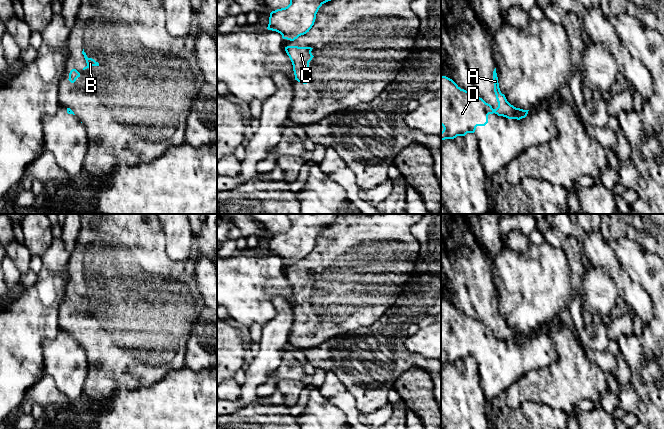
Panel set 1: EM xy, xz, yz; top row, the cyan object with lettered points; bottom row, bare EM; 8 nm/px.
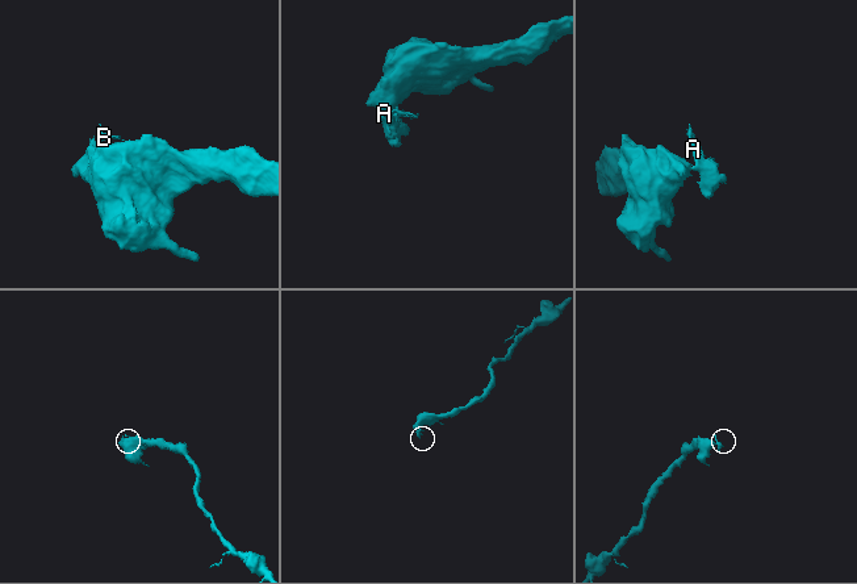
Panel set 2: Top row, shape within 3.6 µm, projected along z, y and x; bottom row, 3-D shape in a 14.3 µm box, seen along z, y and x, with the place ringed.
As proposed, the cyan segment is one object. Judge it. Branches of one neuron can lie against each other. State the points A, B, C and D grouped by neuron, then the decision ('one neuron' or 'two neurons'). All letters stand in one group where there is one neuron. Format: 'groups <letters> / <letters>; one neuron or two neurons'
groups A B C / D; two neurons

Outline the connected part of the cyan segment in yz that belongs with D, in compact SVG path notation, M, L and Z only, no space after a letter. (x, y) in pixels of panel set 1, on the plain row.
M441 300L441 349L444 352L441 364L474 357L477 350L485 350L488 347L488 339L493 337L492 330L482 322L461 313L452 303Z

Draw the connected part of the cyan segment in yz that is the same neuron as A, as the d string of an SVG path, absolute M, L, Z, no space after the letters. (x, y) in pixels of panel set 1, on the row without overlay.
M496 292L493 295L492 304L494 307L494 316L496 319L497 326L498 326L498 331L494 333L494 337L497 338L498 340L503 340L508 343L520 344L522 342L525 342L529 334L523 334L520 332L514 331L507 325L505 319L501 317L500 312L499 312Z

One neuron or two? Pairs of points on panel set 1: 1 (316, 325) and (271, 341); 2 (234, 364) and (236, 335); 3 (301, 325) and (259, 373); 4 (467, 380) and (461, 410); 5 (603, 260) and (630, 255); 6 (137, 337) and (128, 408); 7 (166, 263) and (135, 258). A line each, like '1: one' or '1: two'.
1: two
2: one
3: two
4: one
5: two
6: two
7: one

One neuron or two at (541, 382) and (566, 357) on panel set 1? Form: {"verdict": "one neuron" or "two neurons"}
{"verdict": "one neuron"}

